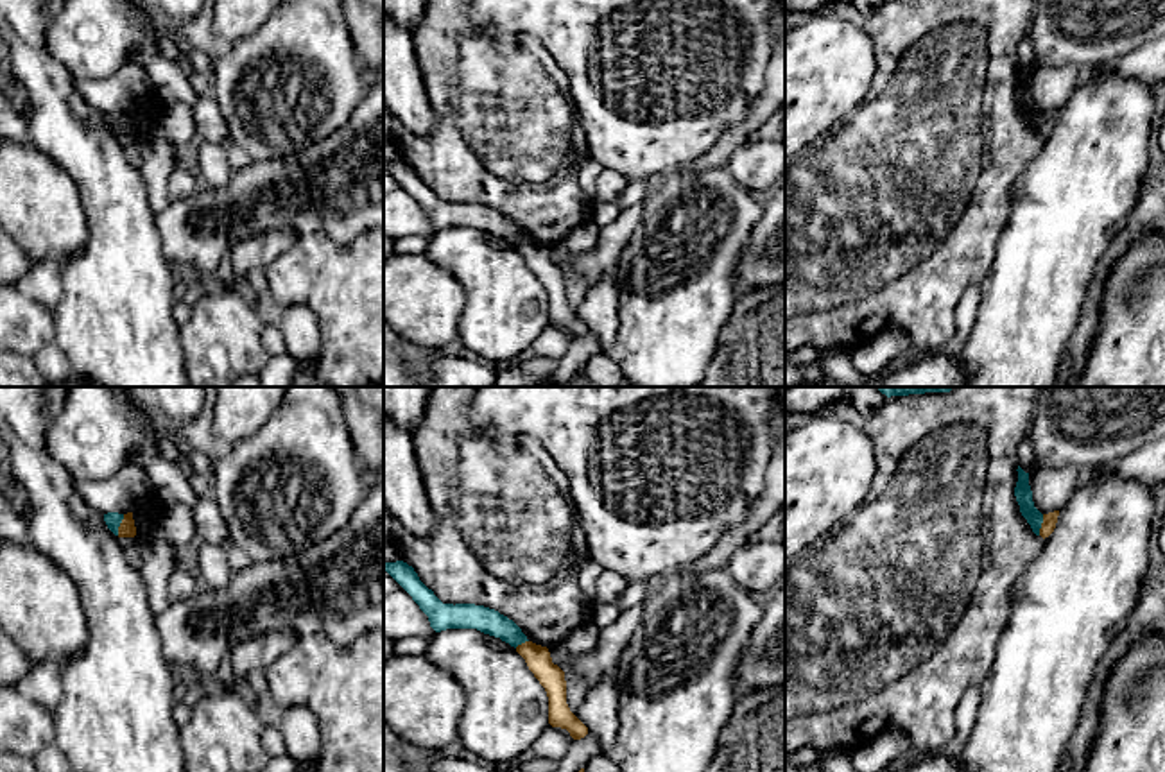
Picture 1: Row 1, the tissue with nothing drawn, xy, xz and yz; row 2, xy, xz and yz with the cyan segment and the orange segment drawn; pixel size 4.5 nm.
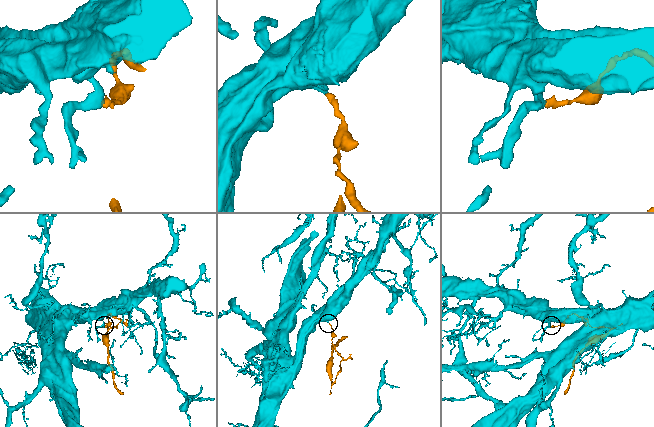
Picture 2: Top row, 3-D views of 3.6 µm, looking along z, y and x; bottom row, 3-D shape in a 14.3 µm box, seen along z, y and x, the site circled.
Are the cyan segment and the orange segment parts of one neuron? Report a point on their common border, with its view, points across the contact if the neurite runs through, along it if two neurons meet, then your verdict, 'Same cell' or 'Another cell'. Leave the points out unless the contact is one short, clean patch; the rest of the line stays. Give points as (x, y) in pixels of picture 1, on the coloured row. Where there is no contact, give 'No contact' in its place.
Touches cyan at xy (119, 525). Boundary: xy (124, 514), (117, 534). Another cell

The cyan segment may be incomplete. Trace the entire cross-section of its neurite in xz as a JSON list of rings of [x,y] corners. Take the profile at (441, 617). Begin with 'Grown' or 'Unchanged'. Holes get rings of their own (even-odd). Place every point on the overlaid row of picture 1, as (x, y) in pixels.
Unchanged. [[[403,561],[384,562],[384,570],[412,596],[428,616],[430,627],[436,632],[446,629],[477,629],[500,638],[514,648],[529,641],[513,620],[495,609],[475,604],[443,604],[434,591],[419,580],[414,568]]]

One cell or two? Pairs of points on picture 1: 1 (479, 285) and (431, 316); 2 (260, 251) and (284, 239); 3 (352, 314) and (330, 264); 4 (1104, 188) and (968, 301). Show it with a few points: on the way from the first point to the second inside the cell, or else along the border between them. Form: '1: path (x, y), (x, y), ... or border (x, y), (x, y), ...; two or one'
1: border (436, 264), (465, 294), (459, 335); two
2: path (266, 248), (278, 240); one
3: path (352, 301), (352, 296), (332, 276); one
4: border (981, 285), (981, 303), (974, 328), (968, 334); two

